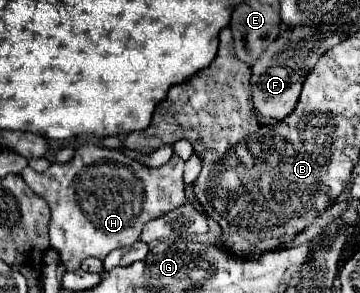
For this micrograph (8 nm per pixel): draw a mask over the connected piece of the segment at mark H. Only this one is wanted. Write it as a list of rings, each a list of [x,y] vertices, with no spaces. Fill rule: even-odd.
[[[86,143],[76,149],[68,163],[52,163],[44,173],[26,167],[22,177],[52,207],[50,245],[60,253],[62,265],[72,271],[86,257],[104,259],[114,249],[136,243],[144,223],[180,207],[186,201],[182,171],[184,161],[178,155],[172,155],[166,165],[152,169],[130,159],[120,149]],[[82,207],[90,207],[90,215]]]

